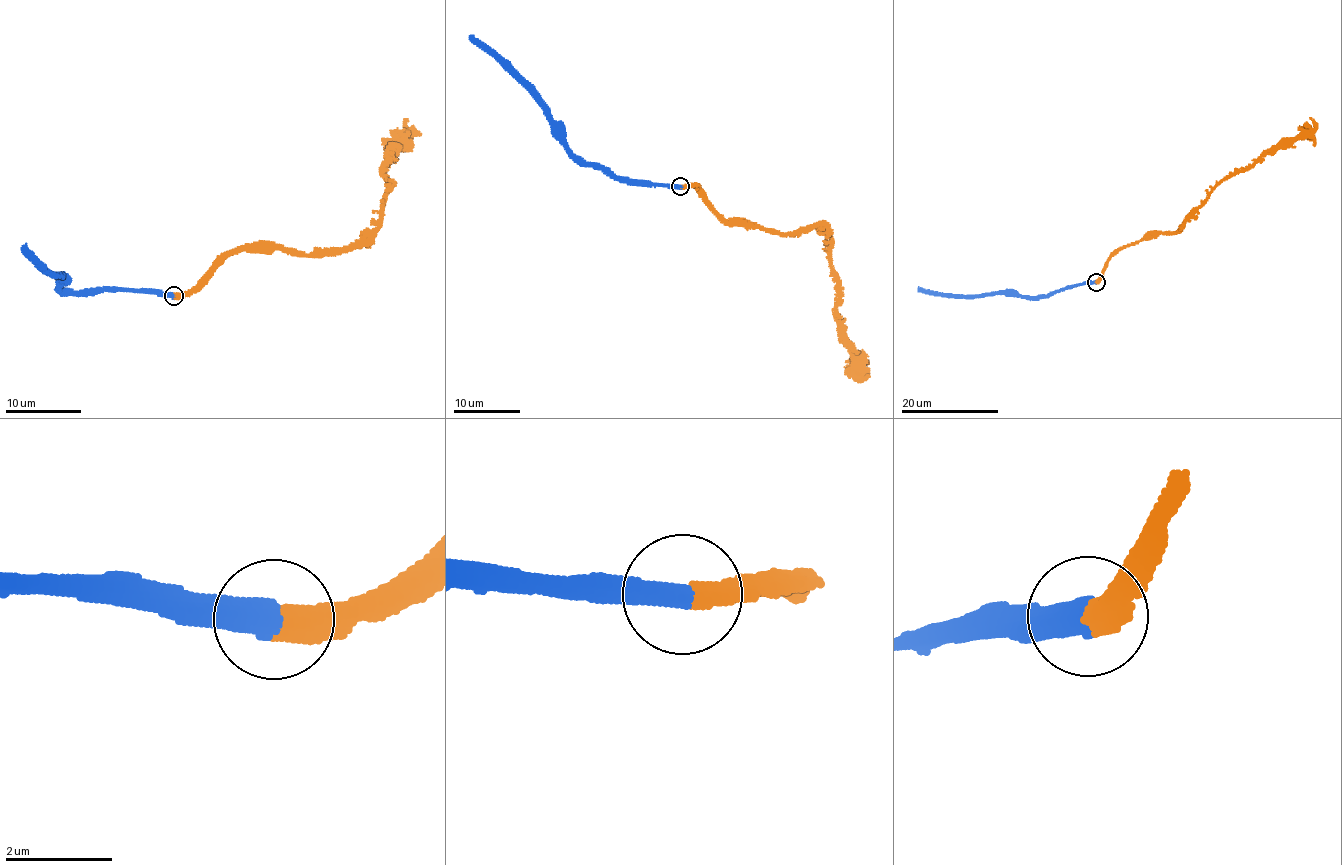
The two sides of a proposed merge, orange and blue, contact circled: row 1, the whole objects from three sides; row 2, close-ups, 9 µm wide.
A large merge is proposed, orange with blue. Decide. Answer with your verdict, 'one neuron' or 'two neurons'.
one neuron

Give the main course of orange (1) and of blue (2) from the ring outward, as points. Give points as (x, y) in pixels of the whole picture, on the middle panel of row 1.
1: (680, 187), (703, 191), (726, 221), (800, 234), (827, 229), (835, 307), (860, 377), (853, 370)
2: (680, 187), (620, 181), (601, 169), (581, 165), (568, 149), (565, 134), (524, 86), (469, 35)

